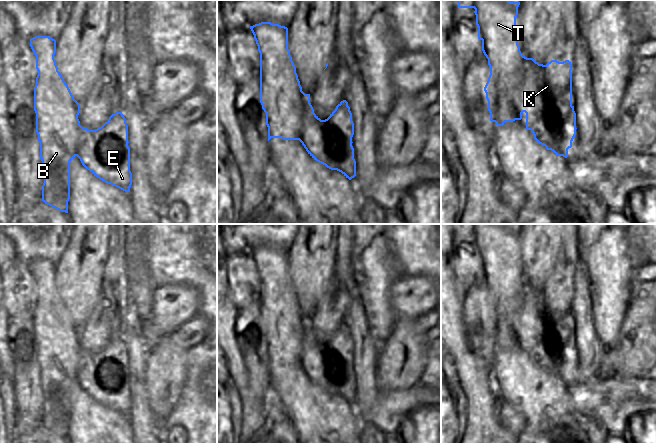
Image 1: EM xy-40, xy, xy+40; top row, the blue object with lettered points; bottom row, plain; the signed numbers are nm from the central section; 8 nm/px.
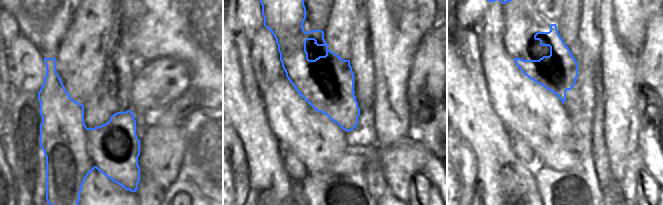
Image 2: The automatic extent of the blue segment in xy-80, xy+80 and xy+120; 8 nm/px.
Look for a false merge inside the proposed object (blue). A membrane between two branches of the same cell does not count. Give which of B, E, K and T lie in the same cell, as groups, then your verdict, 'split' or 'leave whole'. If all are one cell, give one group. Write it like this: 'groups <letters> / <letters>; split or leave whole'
groups B K T / E; split

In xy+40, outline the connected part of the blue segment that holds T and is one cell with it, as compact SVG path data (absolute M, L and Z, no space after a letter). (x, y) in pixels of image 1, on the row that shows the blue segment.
M454 0L459 8L474 8L478 39L488 59L490 75L484 87L488 101L490 121L497 126L505 122L522 119L526 113L526 129L531 130L534 139L547 150L558 152L560 134L552 134L552 96L565 96L566 105L572 106L572 64L569 60L551 60L546 65L522 55L516 37L516 17L520 2L508 0Z

